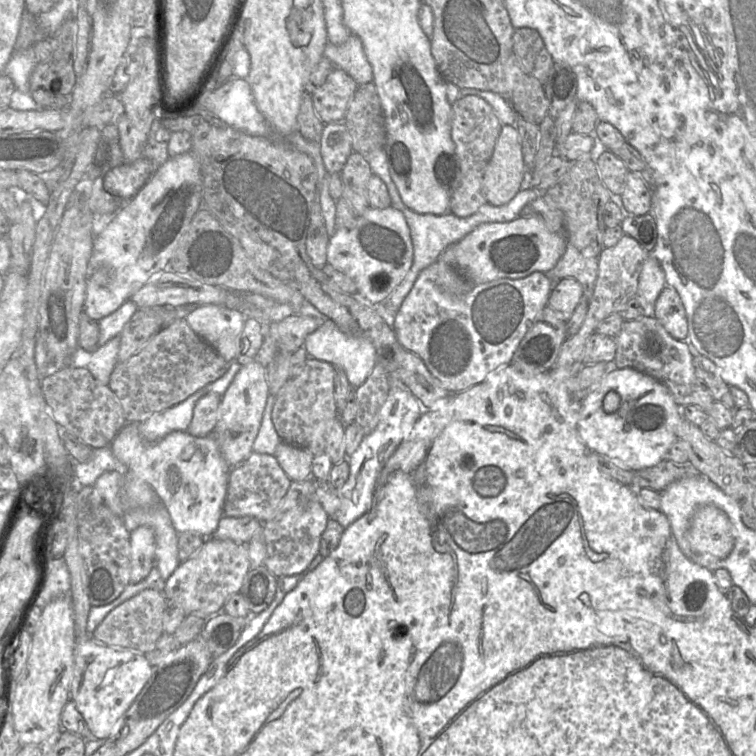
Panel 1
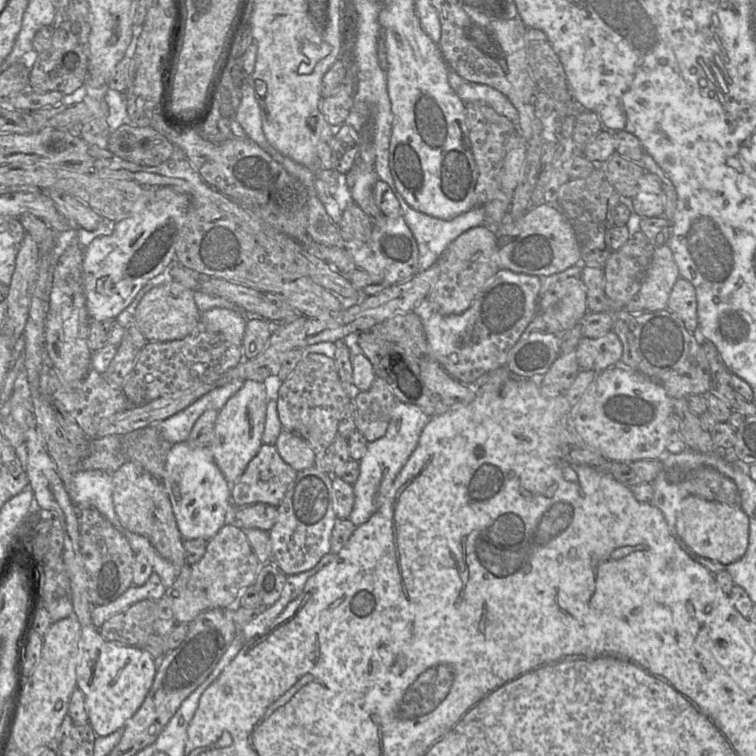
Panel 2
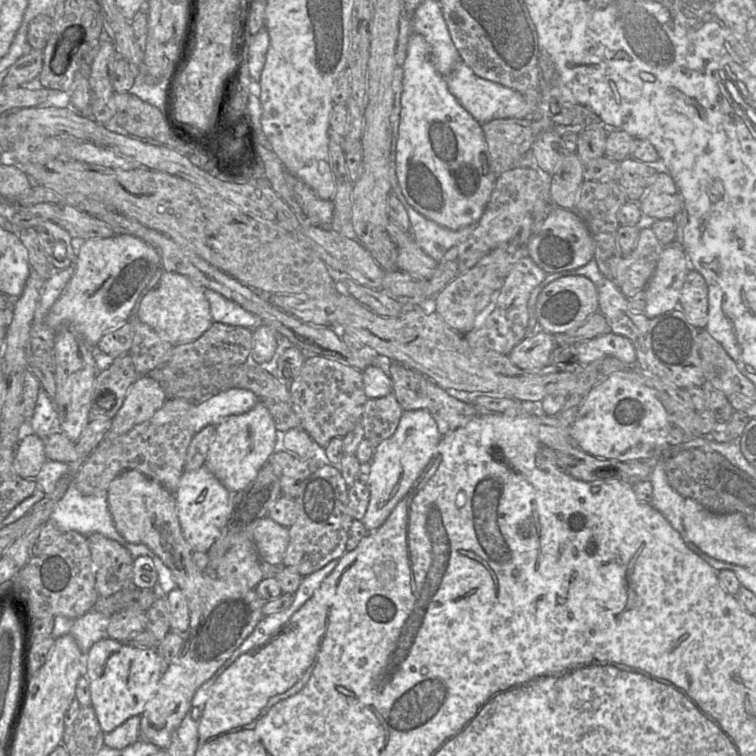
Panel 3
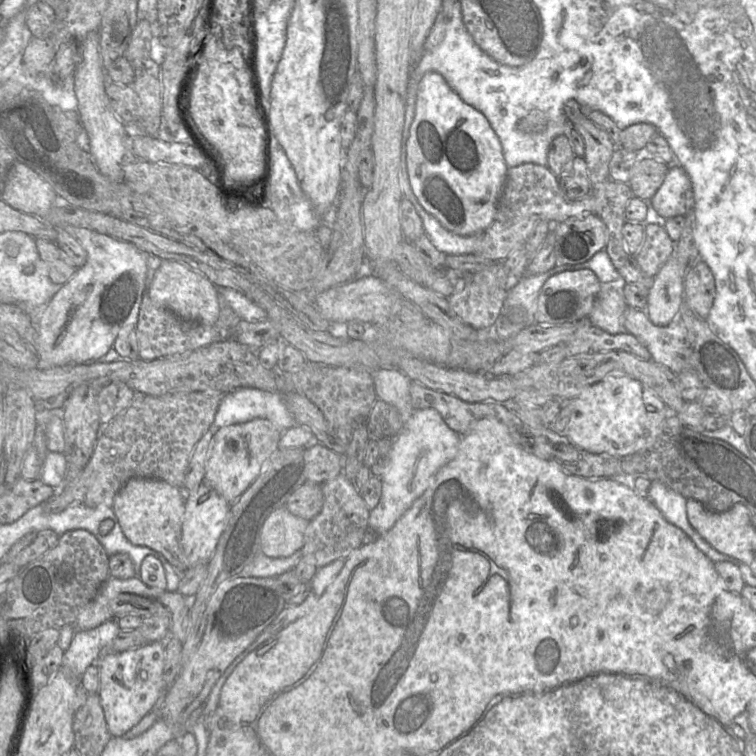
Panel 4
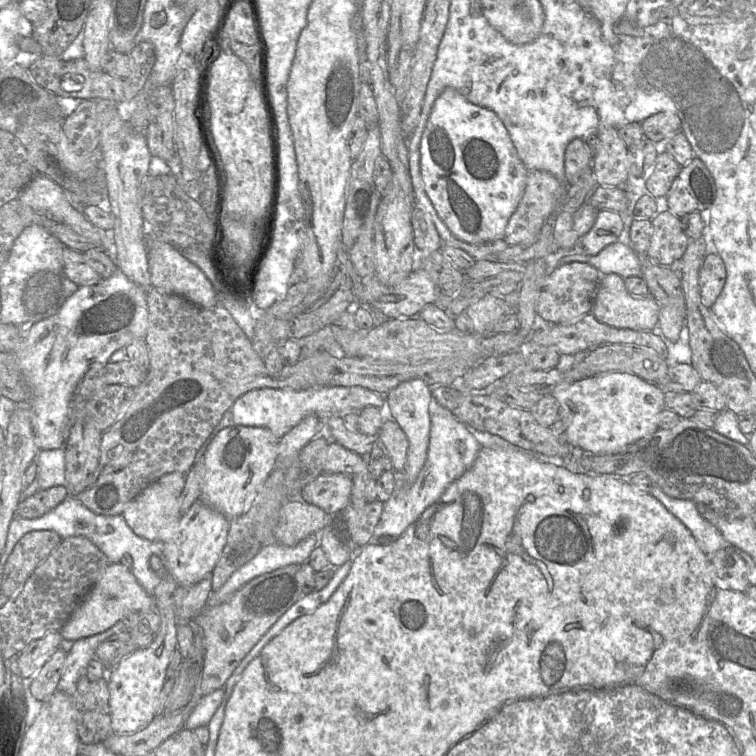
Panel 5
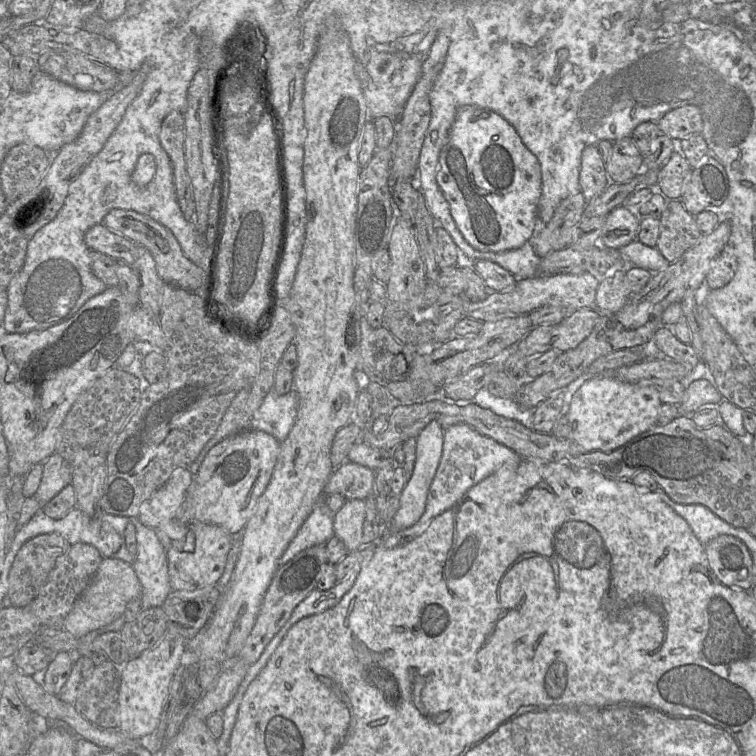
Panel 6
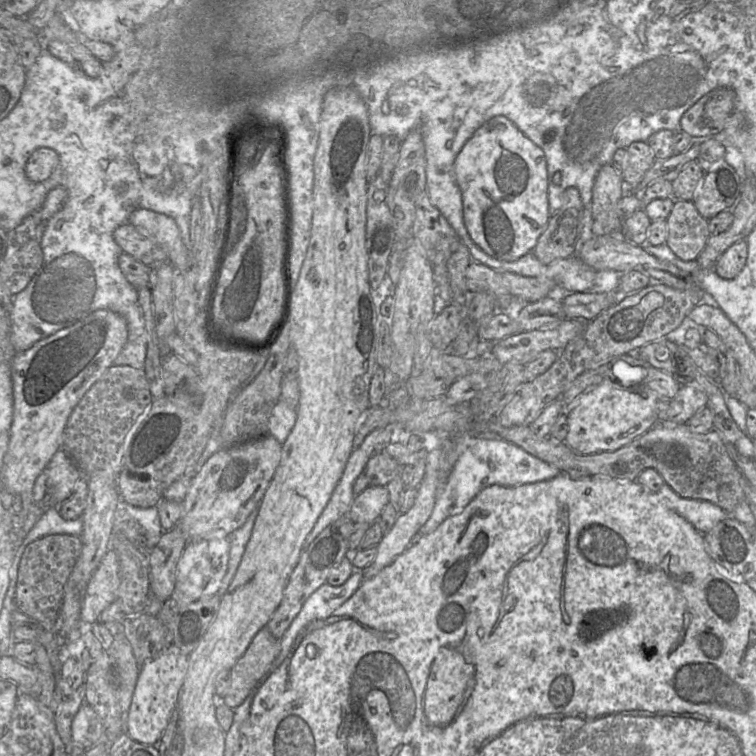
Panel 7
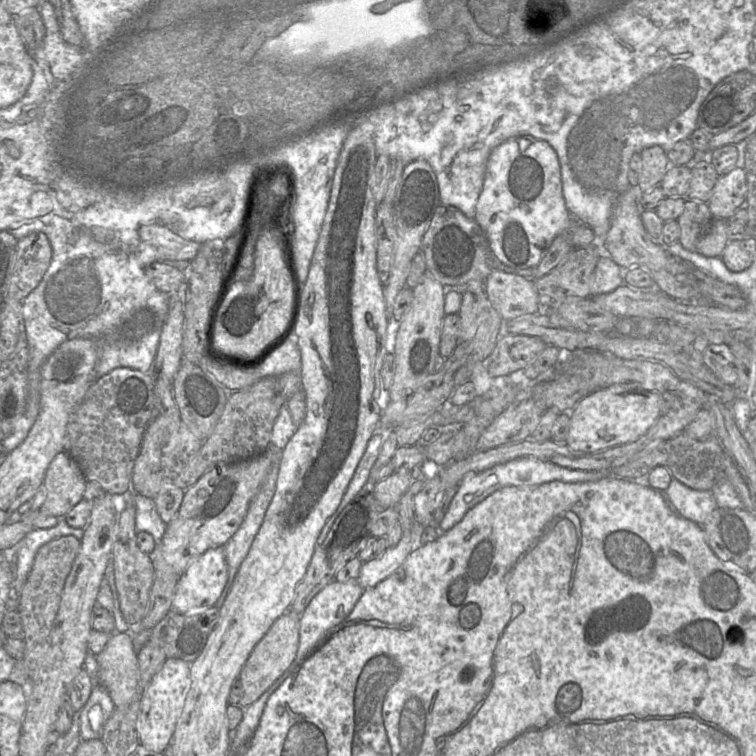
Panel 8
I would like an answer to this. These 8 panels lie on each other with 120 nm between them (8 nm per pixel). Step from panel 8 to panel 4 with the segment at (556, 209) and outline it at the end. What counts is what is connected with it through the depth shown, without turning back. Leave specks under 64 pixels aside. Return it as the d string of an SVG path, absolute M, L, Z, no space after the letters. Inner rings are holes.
M428 72L418 84L415 117L406 143L411 188L423 208L446 229L459 235L482 234L493 222L508 166L501 142L486 116L467 104L438 73Z

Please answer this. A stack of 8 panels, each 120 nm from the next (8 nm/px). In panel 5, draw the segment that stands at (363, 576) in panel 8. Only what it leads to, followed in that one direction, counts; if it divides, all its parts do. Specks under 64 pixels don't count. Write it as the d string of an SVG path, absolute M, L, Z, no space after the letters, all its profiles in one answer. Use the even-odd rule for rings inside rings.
M420 378L411 379L400 383L396 388L388 392L385 398L386 405L381 408L384 408L390 419L398 423L409 442L407 464L401 475L411 484L419 476L427 459L431 430L429 405L432 400L432 387Z

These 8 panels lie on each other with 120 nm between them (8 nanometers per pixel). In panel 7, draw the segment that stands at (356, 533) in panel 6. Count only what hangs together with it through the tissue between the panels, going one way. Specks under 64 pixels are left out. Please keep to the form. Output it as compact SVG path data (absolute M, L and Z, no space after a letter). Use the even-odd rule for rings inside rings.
M369 486L354 497L347 515L354 523L373 523L388 503L386 486Z

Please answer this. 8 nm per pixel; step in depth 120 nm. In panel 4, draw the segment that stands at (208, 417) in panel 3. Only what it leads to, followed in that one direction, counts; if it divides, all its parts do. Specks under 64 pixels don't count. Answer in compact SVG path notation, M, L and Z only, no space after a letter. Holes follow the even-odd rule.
M238 388L222 397L212 426L221 428L256 418L269 420L281 433L297 425L278 393Z

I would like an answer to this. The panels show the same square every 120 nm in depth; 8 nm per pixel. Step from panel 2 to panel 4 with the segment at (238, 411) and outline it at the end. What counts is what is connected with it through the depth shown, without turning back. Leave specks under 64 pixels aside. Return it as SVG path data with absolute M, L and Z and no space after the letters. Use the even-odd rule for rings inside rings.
M264 418L217 429L207 451L204 482L232 504L258 477L267 460L279 448L280 436L281 432Z

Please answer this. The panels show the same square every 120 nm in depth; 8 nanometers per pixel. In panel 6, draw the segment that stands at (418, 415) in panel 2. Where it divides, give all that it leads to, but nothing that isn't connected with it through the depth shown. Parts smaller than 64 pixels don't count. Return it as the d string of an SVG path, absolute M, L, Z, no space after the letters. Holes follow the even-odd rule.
M453 425L444 429L442 457L428 492L425 511L416 523L416 525L427 524L416 537L423 533L436 517L454 507L474 485L501 466L517 465L521 459L513 450L468 425Z

